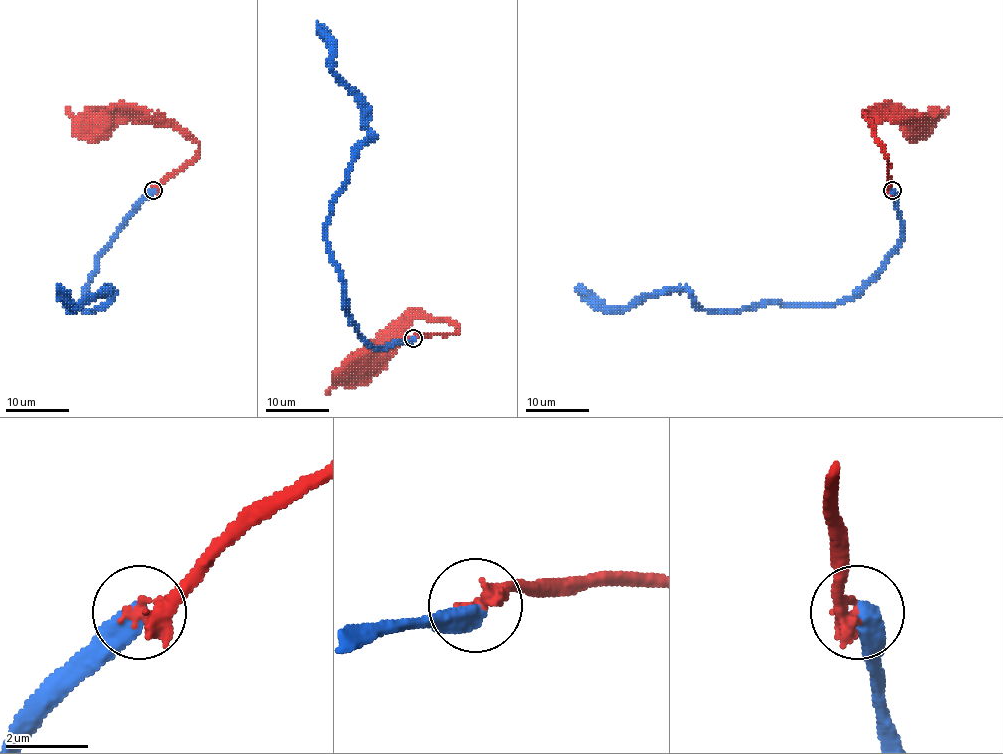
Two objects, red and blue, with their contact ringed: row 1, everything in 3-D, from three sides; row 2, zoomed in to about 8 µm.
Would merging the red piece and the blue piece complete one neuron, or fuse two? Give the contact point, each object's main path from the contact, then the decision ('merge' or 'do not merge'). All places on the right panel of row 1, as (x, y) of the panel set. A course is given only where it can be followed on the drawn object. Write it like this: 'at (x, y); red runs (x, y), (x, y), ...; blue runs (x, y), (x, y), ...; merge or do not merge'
at (892, 190); red runs (892, 190), (889, 157), (873, 125), (906, 117), (919, 122); blue runs (892, 190), (901, 241), (835, 302), (707, 310), (685, 288), (664, 288), (628, 307), (600, 307), (576, 288); do not merge

